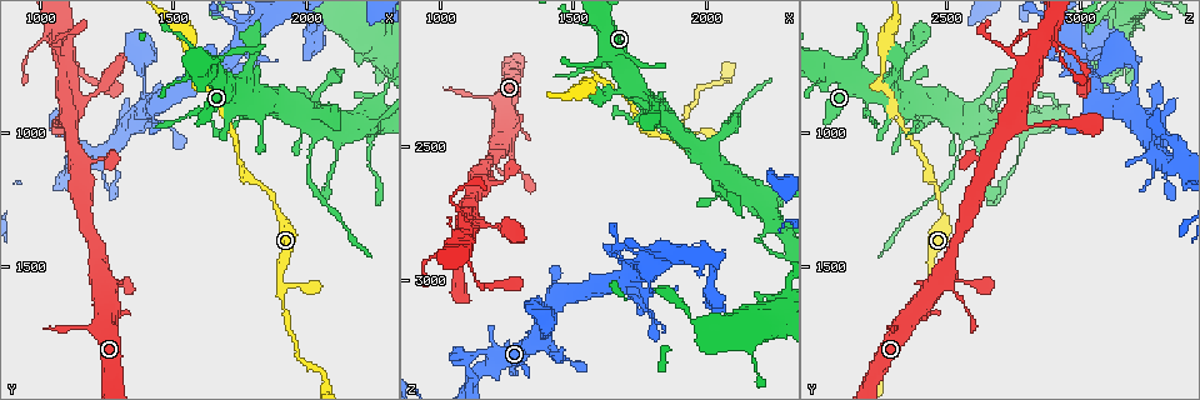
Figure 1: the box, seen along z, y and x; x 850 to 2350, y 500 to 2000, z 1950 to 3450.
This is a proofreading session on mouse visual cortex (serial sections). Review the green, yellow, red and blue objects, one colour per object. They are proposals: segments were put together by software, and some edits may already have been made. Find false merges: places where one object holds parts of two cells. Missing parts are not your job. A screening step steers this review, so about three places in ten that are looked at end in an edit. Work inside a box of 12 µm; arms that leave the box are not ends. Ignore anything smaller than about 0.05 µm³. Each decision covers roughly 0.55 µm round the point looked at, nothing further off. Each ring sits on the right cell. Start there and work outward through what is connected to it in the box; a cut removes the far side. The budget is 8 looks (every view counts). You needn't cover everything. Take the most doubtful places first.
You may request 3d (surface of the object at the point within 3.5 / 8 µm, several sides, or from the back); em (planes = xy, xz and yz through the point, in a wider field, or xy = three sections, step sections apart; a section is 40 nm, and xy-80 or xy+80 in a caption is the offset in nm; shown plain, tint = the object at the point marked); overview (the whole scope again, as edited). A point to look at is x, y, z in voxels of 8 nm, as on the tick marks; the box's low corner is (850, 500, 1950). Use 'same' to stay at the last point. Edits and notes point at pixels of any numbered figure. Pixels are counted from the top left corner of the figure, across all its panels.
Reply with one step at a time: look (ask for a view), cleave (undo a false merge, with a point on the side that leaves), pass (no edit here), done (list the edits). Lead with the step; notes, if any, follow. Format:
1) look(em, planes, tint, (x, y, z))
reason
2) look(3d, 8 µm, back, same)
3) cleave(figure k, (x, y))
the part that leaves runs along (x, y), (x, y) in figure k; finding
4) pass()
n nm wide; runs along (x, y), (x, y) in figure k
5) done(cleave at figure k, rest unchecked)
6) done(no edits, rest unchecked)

look(3d, 3.5 µm, (2020, 1110, 2530))
sudden change in width

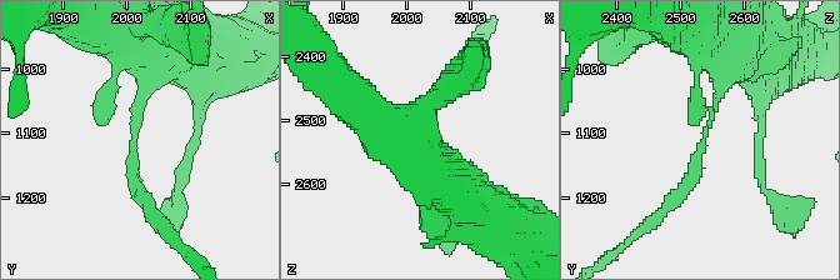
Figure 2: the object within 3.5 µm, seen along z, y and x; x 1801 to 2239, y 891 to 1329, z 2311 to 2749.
look(em, xy, step 5, tint, (2015, 1120, 2535))
shape alone is not enough

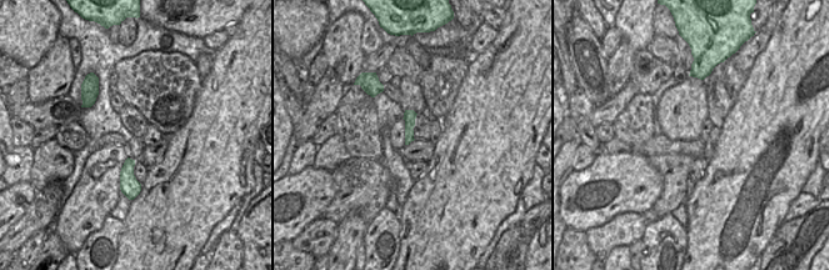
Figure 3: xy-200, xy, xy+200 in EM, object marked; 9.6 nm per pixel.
cleave(figure 2, (691, 181))
the part that leaves runs along (704, 143), (685, 189), (638, 231) in figure 2; a second cell is stuck on

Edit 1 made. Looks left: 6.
look(3d, 3.5 µm, (1040, 660, 2690))
abrupt turn

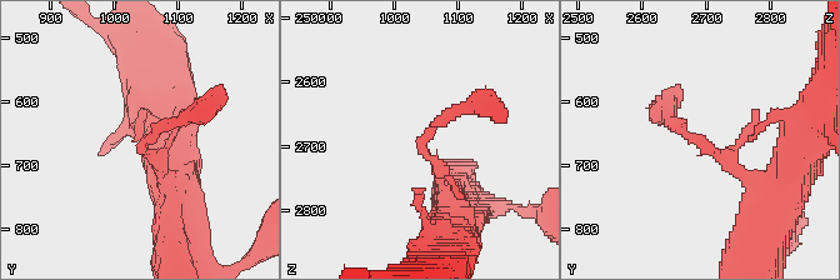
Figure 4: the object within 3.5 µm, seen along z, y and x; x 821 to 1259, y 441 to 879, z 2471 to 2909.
look(em, xy, step 3, tint, (1045, 665, 2695))

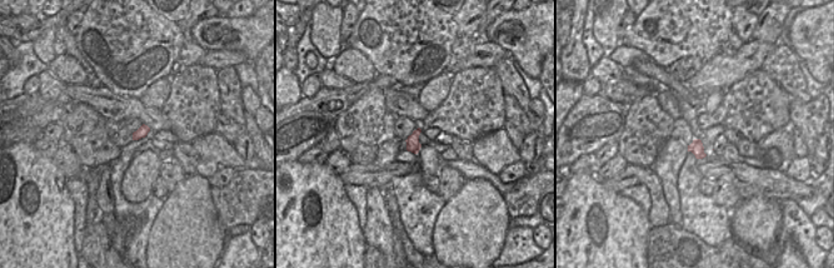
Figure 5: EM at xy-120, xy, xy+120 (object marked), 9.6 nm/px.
pass()
one cell here

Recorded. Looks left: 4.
look(3d, 8 µm, (1680, 730, 2140))
calibre changes

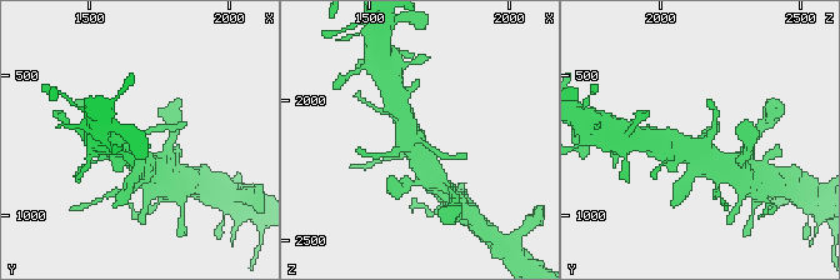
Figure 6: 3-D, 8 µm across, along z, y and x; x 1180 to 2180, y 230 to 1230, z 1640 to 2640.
look(em, xy, step 3, tint, (1670, 730, 2140))

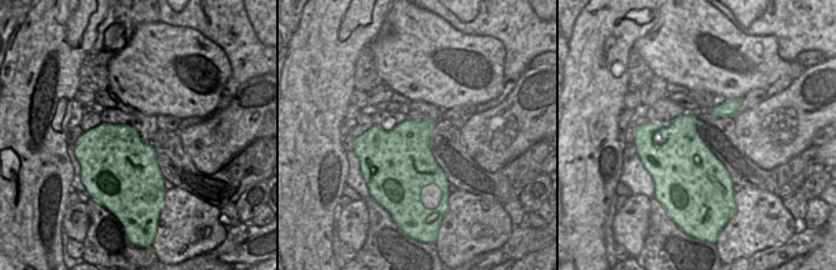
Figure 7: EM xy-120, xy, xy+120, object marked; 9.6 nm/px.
pass()
500 nm wide; runs along (136, 169), (133, 143), (166, 126) in figure 6; all the same cell

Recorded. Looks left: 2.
done(cleave at figure 2, rest unchecked)

